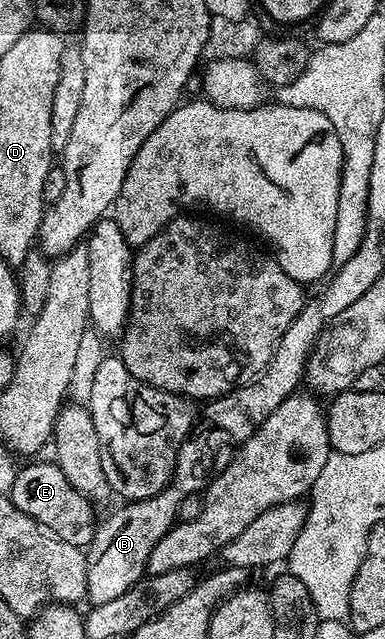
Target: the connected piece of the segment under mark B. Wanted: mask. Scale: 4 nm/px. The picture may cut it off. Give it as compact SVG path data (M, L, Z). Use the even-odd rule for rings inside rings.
M222 396L211 400L205 407L207 407L204 411L205 427L199 431L198 435L196 433L189 436L177 450L173 473L166 487L152 497L131 500L123 504L124 507L116 510L103 524L101 522L95 528L93 540L86 548L86 568L88 569L86 593L87 600L92 605L103 604L104 601L112 601L113 598L120 597L121 593L126 592L128 588L145 576L148 557L151 555L152 549L155 548L157 541L160 541L177 522L180 505L184 499L206 489L210 477L208 468L213 465L214 459L219 457L224 449L224 444L235 442L234 444L241 445L245 443L254 432L255 426L272 415L272 412L266 411L266 403L226 403Z

